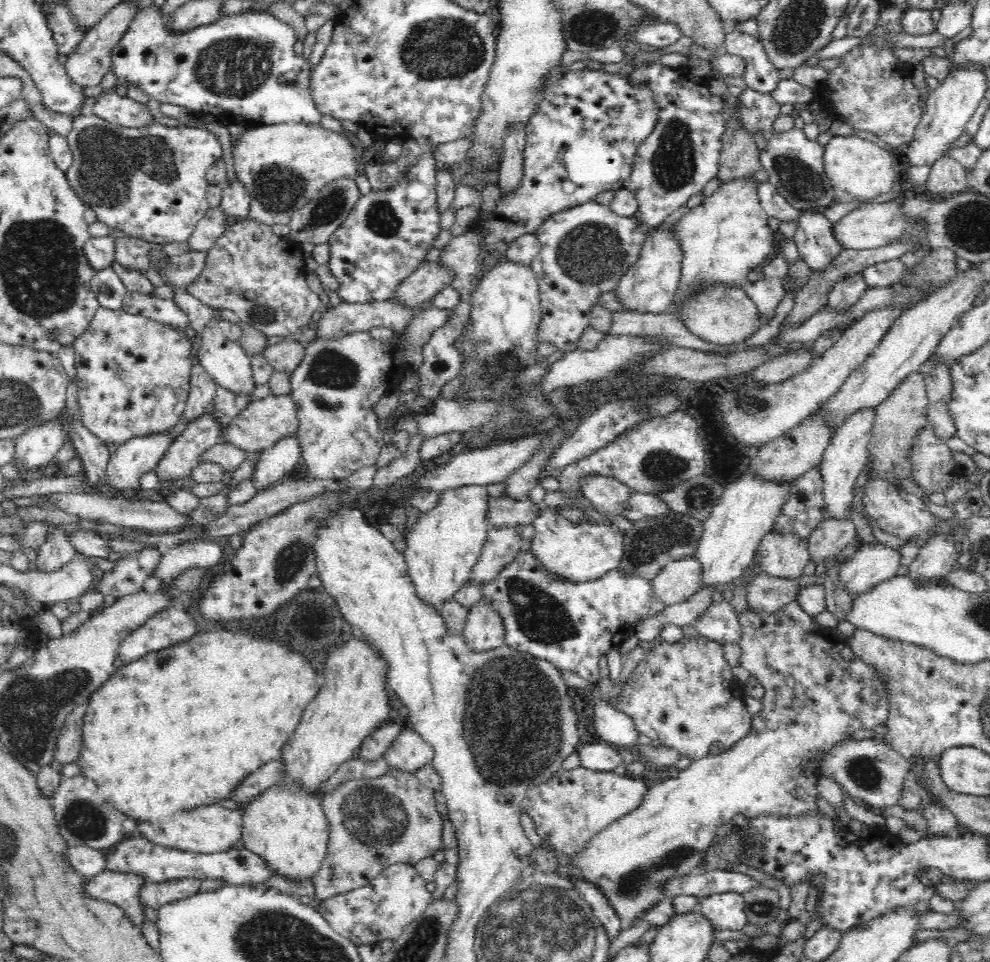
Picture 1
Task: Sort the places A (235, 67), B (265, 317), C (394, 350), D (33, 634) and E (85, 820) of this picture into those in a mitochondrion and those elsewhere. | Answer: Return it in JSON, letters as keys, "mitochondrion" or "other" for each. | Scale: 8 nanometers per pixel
{"A":"mitochondrion","B":"mitochondrion","C":"other","D":"other","E":"mitochondrion"}

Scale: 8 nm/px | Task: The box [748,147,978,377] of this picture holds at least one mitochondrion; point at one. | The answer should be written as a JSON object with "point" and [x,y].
{"point":[797,179]}

